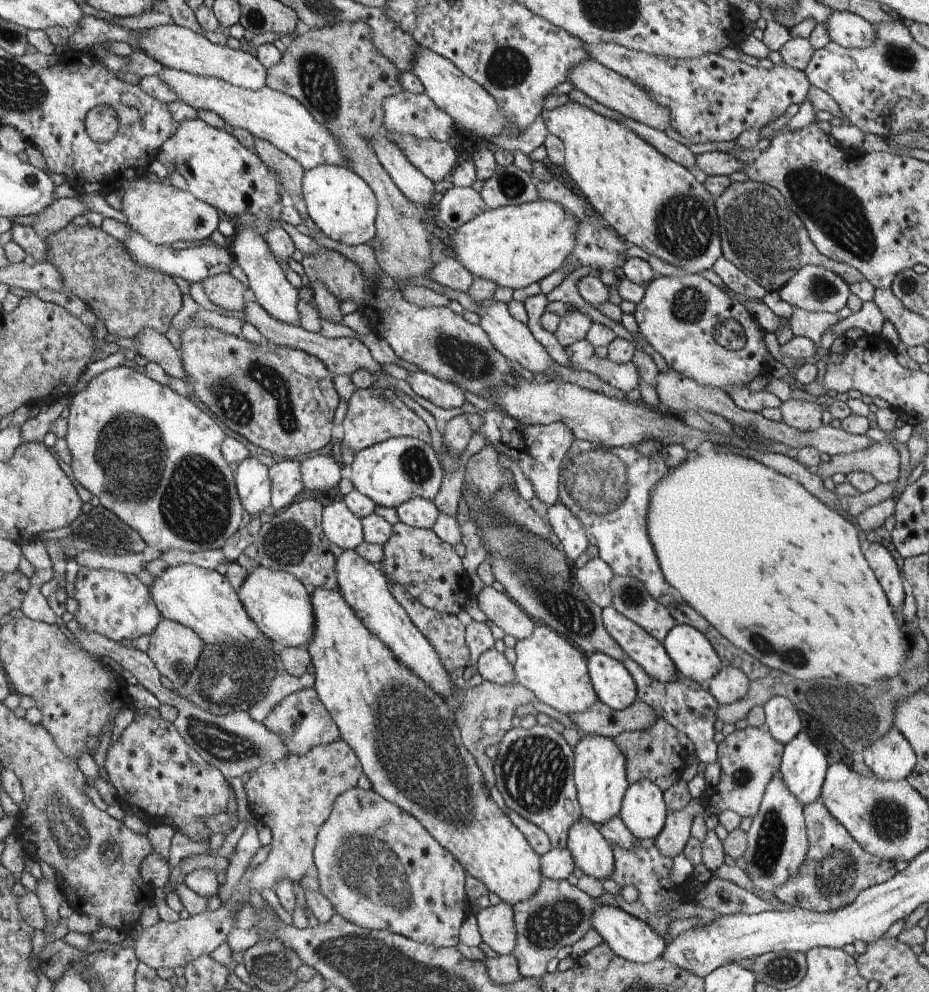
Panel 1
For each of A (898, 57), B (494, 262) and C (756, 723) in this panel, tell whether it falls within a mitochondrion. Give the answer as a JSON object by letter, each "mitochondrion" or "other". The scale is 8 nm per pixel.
{"A":"mitochondrion","B":"other","C":"other"}

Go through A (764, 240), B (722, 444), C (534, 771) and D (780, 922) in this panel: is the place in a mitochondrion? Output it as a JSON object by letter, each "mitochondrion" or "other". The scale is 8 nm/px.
{"A":"mitochondrion","B":"other","C":"mitochondrion","D":"other"}

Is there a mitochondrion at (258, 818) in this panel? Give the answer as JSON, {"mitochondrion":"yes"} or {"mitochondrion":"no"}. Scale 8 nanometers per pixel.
{"mitochondrion":"no"}

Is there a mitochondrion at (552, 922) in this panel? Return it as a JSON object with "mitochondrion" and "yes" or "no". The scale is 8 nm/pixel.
{"mitochondrion":"yes"}

